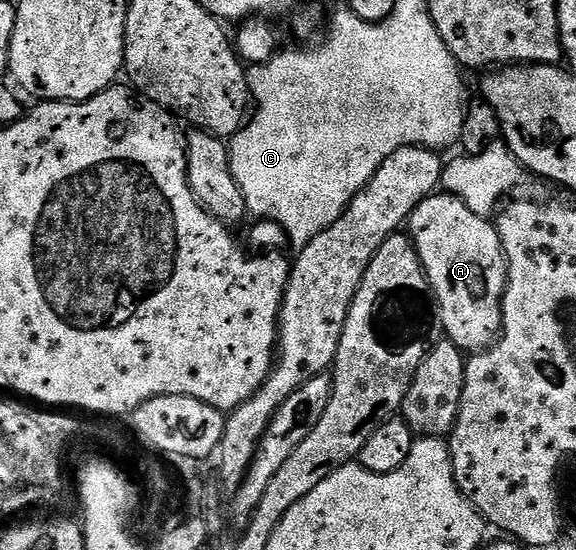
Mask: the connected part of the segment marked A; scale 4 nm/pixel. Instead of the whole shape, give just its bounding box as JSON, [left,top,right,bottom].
[409,191,507,351]

